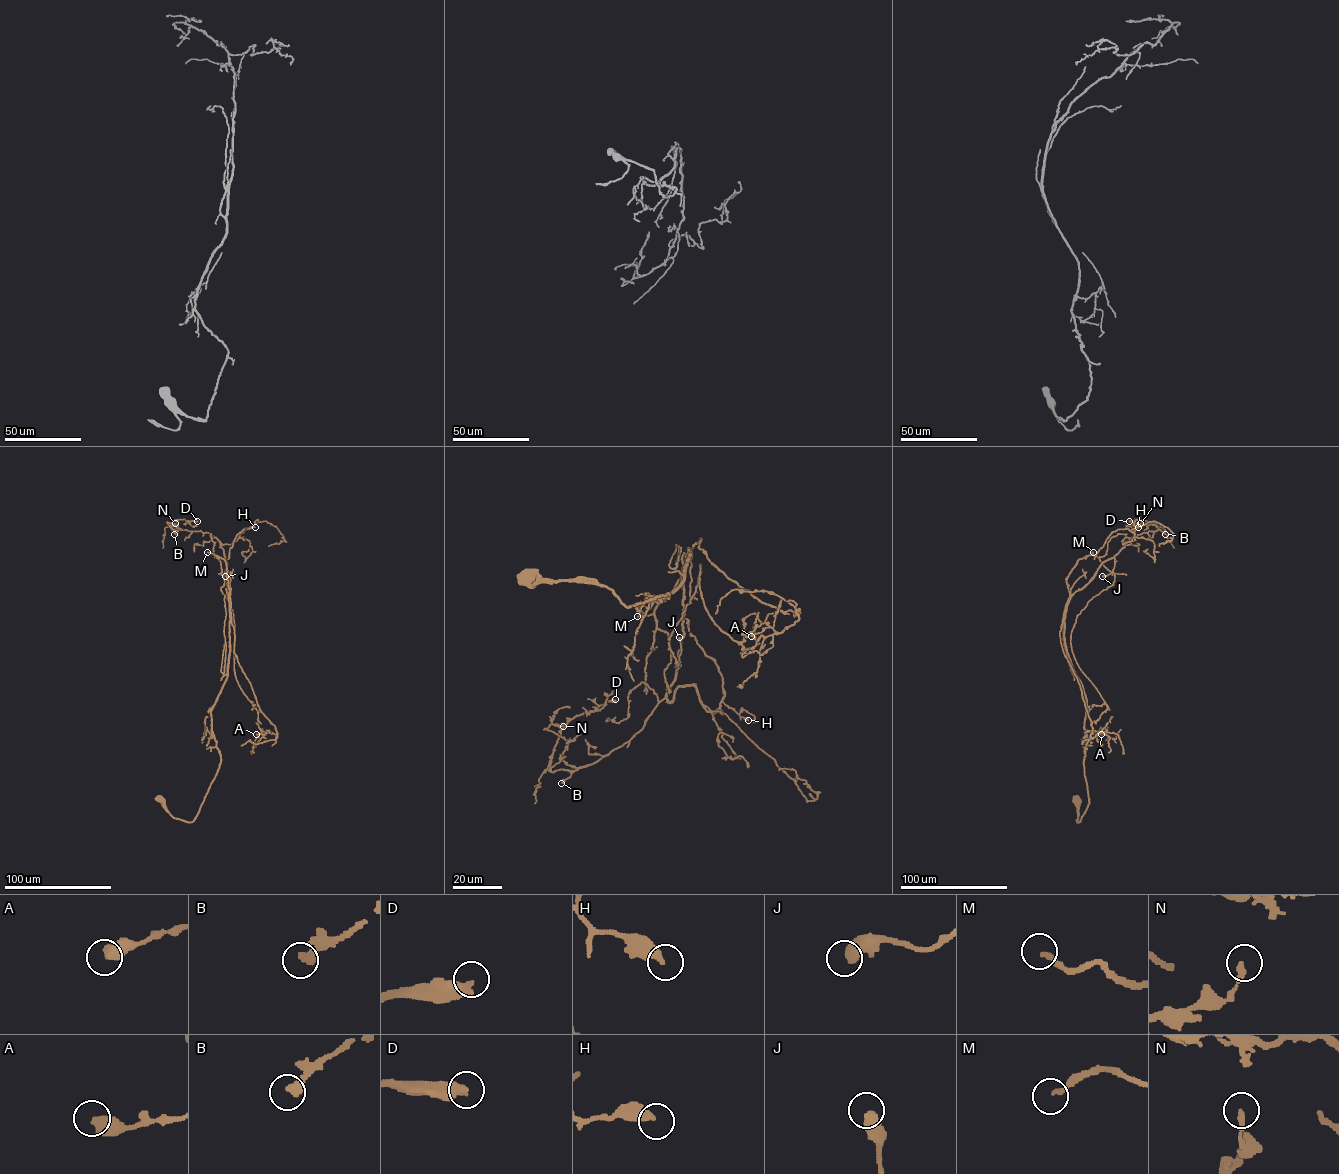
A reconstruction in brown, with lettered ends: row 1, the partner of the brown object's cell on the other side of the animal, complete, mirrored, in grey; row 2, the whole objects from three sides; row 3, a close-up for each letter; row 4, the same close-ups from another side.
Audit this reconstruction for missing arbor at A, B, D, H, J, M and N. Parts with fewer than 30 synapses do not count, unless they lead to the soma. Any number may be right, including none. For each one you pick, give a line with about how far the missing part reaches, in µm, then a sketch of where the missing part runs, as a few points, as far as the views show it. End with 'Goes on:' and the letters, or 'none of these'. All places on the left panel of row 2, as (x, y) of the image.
B: missing 50 µm; course (174, 534), (171, 539), (178, 541), (174, 543), (175, 547), (183, 548), (184, 543)
Goes on: B

